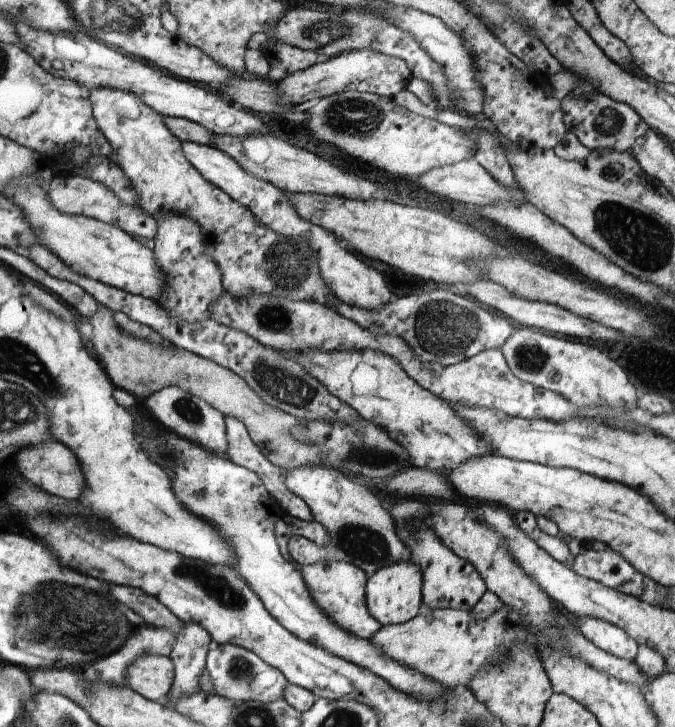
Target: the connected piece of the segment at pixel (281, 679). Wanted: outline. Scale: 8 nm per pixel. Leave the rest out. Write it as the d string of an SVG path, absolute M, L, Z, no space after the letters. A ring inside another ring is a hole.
M233 644L213 645L206 656L206 667L210 674L210 682L214 693L226 697L236 703L258 701L262 704L283 698L284 691L289 687L285 673L278 668L266 664L266 661L255 652Z

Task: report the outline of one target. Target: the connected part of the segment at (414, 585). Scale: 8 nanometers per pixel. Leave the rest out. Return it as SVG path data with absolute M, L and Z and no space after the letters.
M412 560L396 562L386 568L381 568L372 576L368 576L368 586L365 588L366 608L370 616L381 625L404 624L414 618L423 606L422 600L422 574Z

